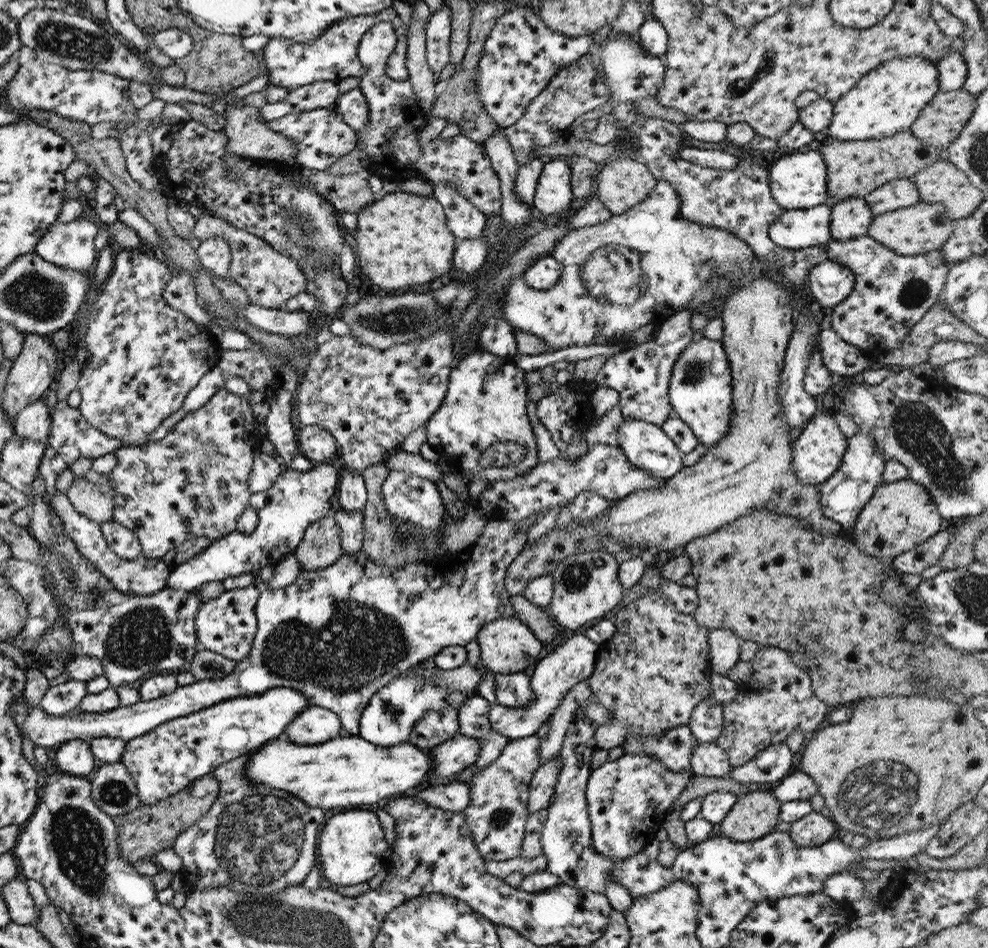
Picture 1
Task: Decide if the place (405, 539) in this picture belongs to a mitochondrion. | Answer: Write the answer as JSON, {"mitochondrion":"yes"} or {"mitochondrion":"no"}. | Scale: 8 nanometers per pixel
{"mitochondrion":"yes"}

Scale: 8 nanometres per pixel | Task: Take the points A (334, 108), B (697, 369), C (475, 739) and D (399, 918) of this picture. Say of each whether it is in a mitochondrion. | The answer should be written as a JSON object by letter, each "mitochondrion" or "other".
{"A":"other","B":"mitochondrion","C":"other","D":"other"}

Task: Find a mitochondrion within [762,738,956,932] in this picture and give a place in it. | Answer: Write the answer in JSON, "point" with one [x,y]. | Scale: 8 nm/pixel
{"point":[875,807]}

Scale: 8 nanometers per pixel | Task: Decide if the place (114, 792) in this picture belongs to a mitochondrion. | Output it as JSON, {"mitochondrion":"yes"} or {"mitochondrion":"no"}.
{"mitochondrion":"yes"}

